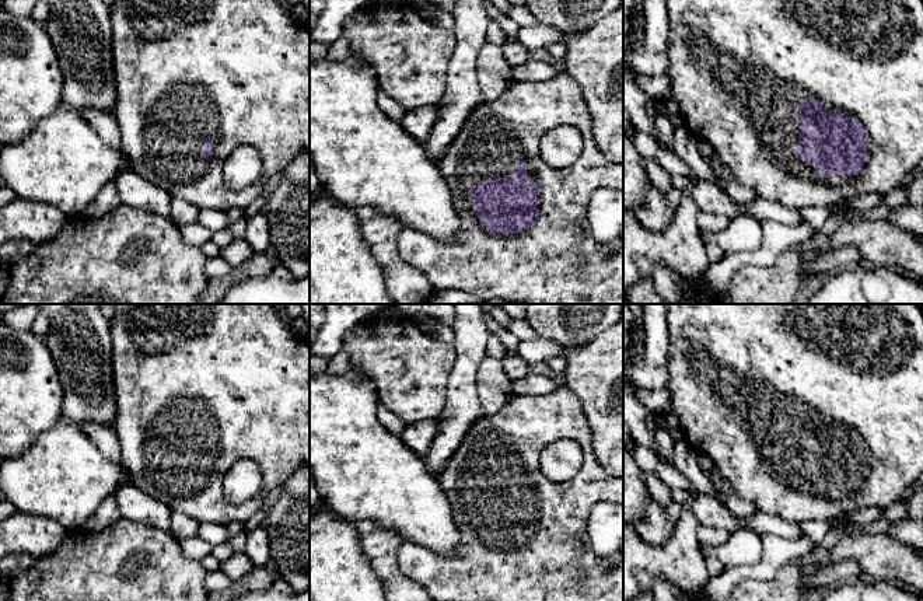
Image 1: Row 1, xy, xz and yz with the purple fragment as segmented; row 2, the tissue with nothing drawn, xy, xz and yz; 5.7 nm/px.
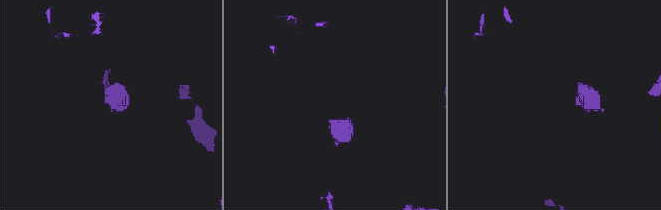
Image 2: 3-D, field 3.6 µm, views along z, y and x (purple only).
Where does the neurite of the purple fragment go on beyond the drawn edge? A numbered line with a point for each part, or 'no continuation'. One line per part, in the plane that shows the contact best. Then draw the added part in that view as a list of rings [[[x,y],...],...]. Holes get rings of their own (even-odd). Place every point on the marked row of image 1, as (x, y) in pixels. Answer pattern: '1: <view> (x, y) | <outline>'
1: xz (558, 261) | [[[566,71],[557,73],[542,83],[518,83],[507,88],[497,99],[480,104],[461,127],[455,140],[436,161],[445,179],[451,200],[459,217],[459,233],[443,242],[417,230],[402,228],[398,238],[399,255],[424,273],[434,290],[462,290],[475,294],[480,301],[499,298],[507,304],[623,304],[623,237],[599,244],[590,227],[588,206],[591,195],[599,188],[612,188],[623,192],[623,164],[606,160],[592,139],[592,118],[584,99],[581,87]],[[562,125],[576,127],[584,140],[576,163],[555,170],[539,153],[542,136]],[[515,163],[527,163],[527,175],[538,185],[538,216],[531,228],[520,234],[489,234],[471,205],[471,191],[483,178],[506,178],[515,171]]]

